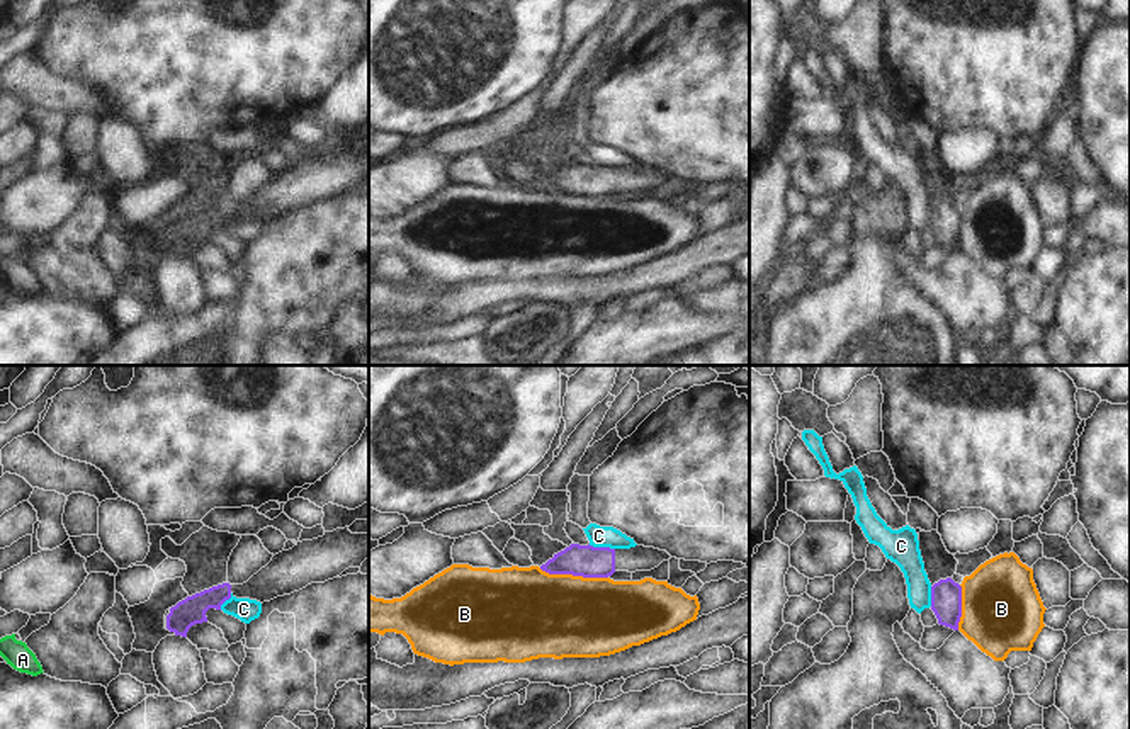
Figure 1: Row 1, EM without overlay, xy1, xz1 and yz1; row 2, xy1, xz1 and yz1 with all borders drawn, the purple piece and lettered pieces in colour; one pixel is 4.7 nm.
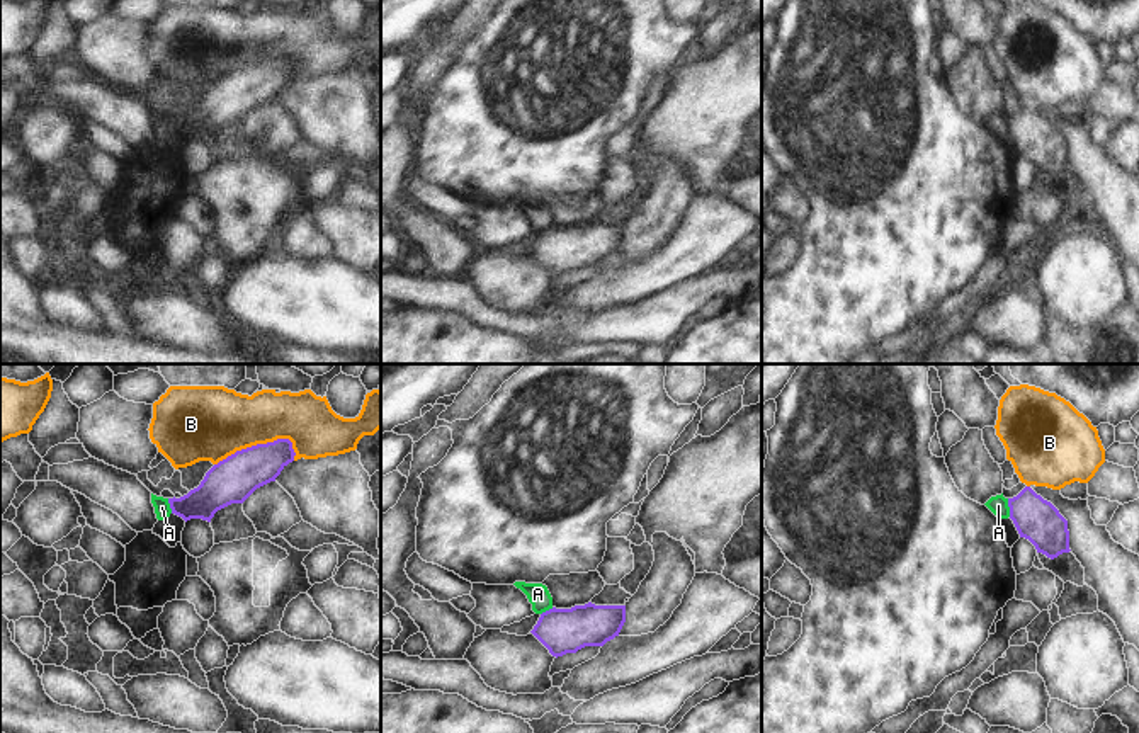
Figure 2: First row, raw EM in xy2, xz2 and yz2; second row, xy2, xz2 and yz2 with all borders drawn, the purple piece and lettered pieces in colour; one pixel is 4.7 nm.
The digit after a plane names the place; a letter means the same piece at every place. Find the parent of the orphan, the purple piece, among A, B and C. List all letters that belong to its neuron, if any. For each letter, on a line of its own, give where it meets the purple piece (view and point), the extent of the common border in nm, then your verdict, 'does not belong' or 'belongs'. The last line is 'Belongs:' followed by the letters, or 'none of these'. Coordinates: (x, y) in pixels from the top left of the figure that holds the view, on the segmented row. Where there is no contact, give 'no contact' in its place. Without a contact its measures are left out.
A: contact yz2 (1008, 505); length 90 nm; does not belong
B: contact xy2 (257, 444); length 400 nm; does not belong
C: contact xz1 (602, 548); length 130 nm; does not belong
Belongs: none of these

